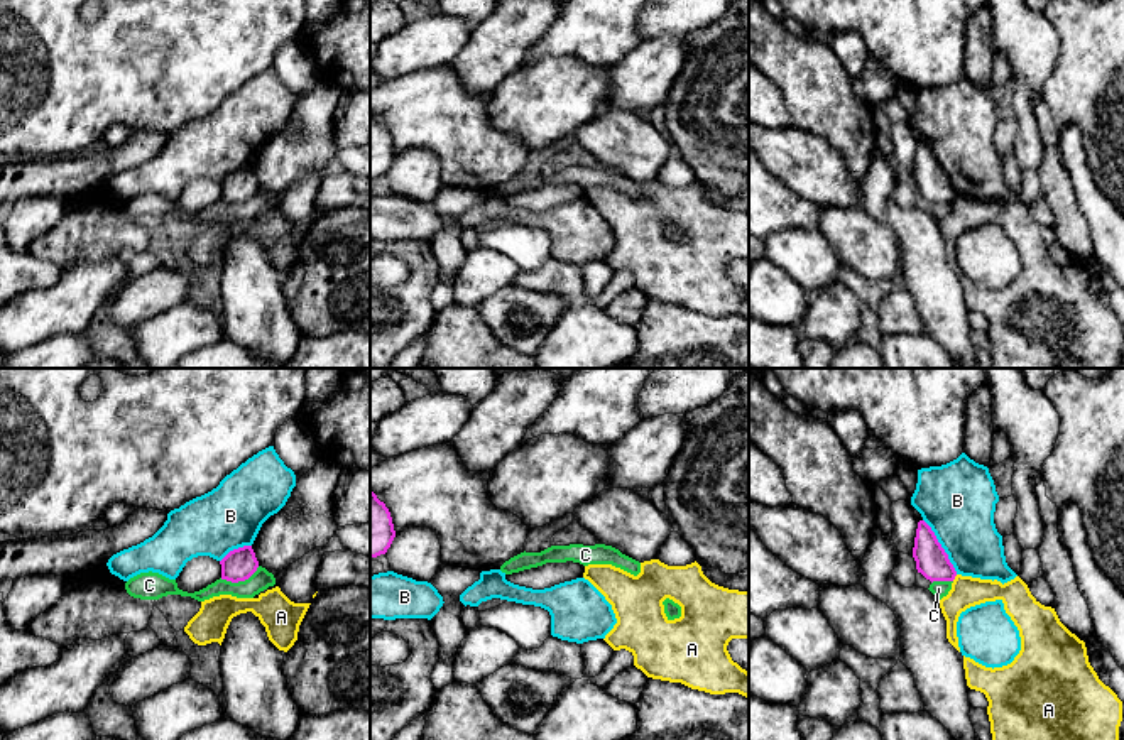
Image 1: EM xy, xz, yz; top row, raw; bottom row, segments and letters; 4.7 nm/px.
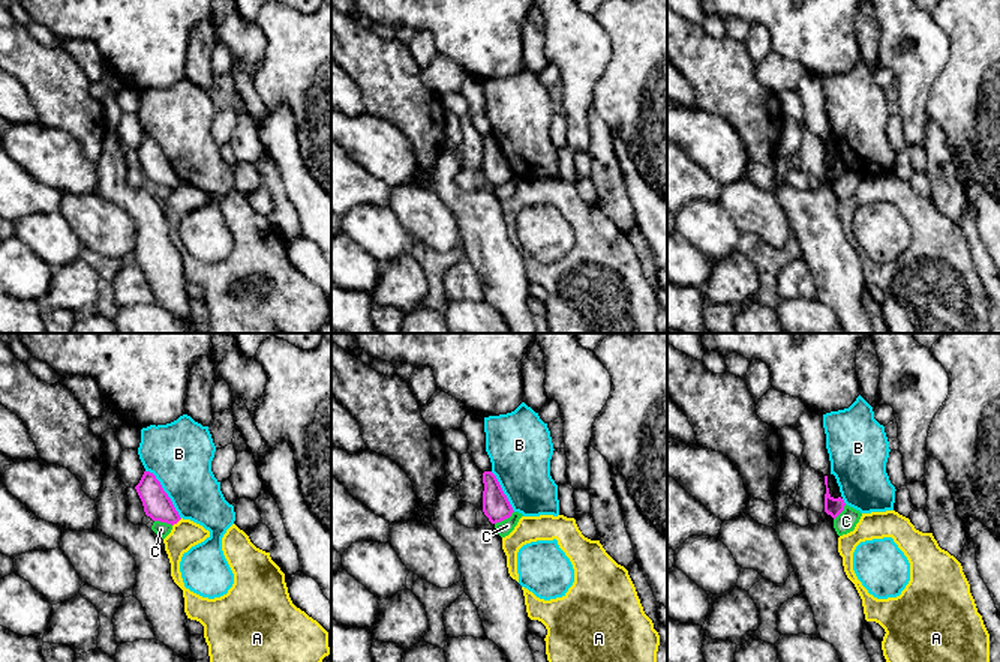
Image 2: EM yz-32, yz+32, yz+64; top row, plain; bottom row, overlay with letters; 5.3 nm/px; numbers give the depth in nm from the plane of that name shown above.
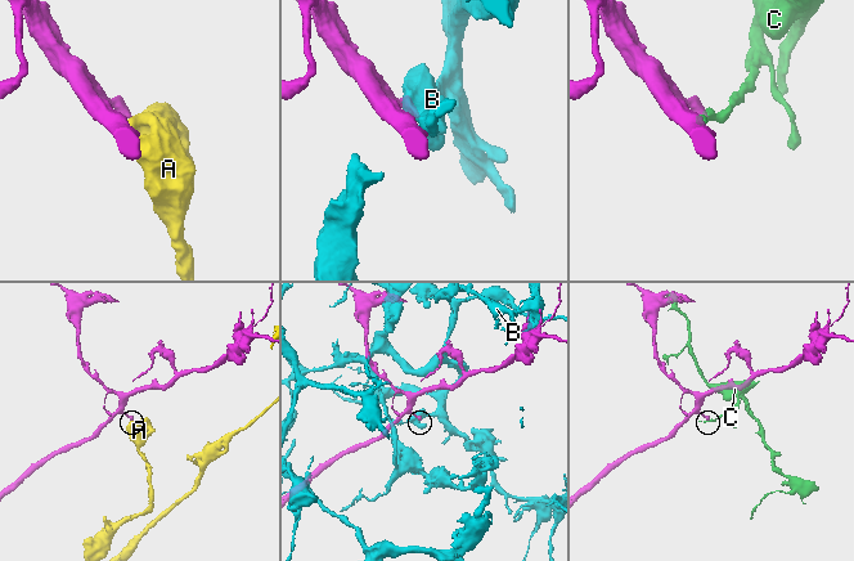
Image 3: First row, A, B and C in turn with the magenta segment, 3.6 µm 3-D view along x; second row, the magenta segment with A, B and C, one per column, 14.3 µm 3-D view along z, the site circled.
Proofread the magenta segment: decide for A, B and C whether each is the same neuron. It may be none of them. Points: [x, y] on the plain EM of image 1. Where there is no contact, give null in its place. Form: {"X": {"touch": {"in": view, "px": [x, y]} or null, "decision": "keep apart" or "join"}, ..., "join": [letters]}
{"A": {"touch": {"in": "yz", "px": [954, 200]}, "decision": "keep apart"}, "B": {"touch": {"in": "yz", "px": [940, 168]}, "decision": "keep apart"}, "C": {"touch": {"in": "xy", "px": [239, 201]}, "decision": "keep apart"}, "join": []}

